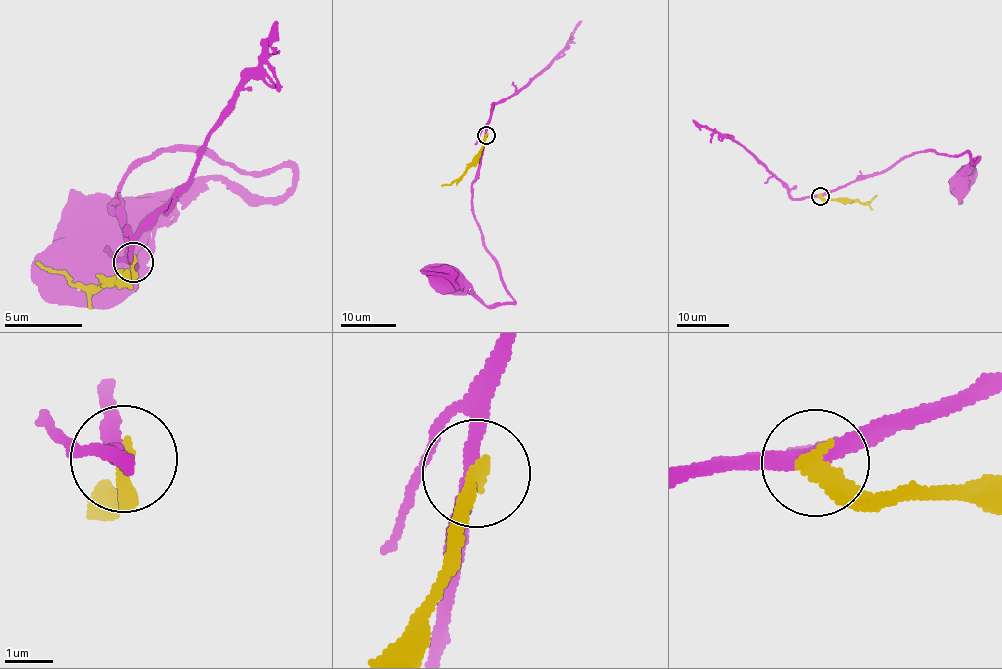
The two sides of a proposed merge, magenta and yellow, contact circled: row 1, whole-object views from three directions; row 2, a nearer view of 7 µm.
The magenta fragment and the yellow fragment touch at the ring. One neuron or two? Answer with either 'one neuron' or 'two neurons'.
two neurons

